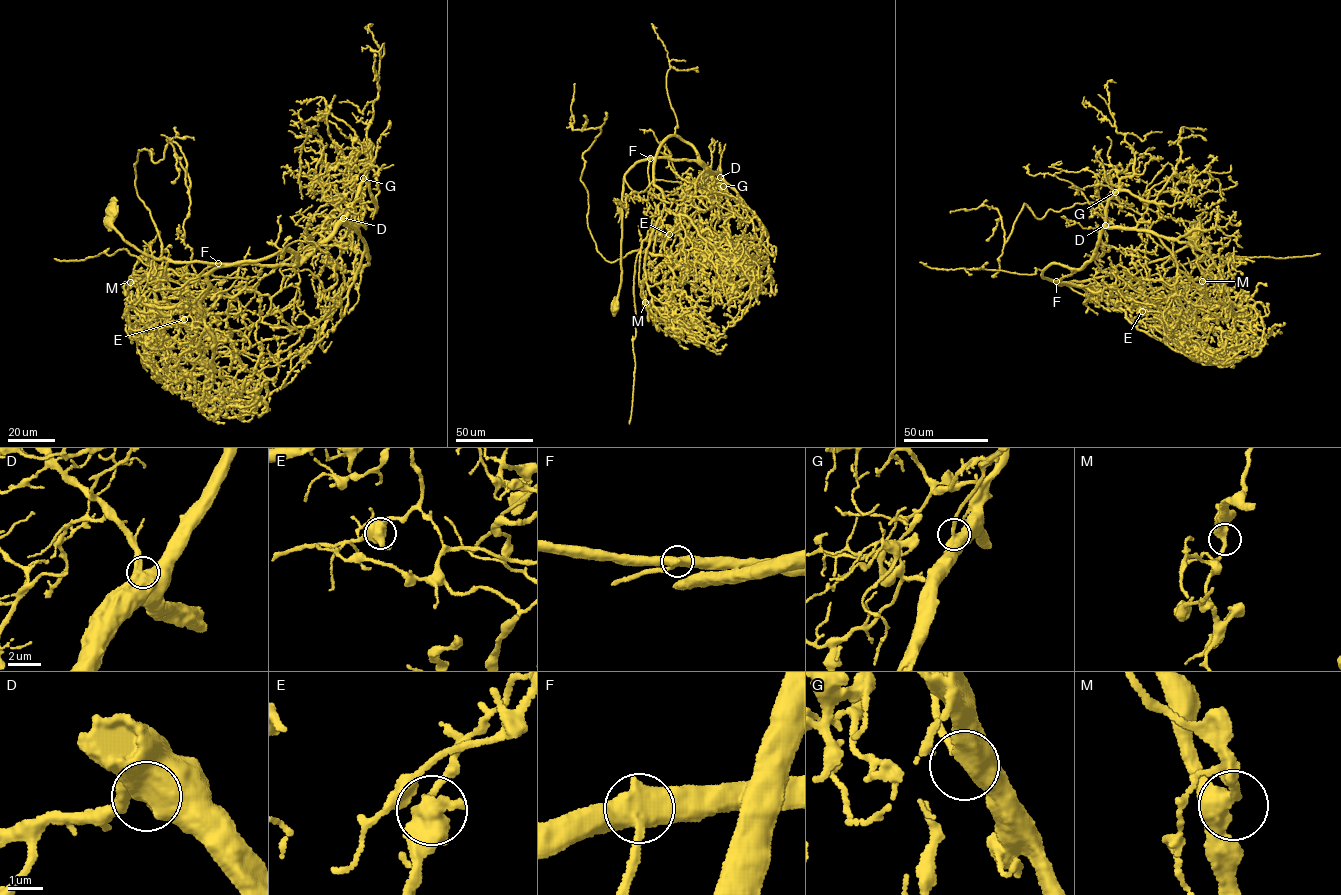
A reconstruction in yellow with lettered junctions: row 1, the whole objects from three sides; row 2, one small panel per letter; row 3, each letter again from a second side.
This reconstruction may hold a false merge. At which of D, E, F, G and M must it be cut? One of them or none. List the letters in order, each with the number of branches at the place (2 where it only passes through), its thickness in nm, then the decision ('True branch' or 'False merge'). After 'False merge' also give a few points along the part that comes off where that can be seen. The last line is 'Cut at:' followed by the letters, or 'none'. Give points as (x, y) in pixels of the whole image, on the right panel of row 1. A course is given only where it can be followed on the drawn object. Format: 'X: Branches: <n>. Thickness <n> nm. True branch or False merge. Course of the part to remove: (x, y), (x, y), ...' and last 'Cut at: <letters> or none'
D: Branches: 2. Thickness 600 nm. True branch
E: Branches: 2. Thickness 650 nm. False merge. Course of the part to remove: (1142, 312), (1161, 307), (1131, 209), (1041, 219), (1024, 204), (1005, 241), (995, 208), (950, 213)
F: Branches: 3. Thickness 600 nm. True branch
G: Branches: 2. Thickness 550 nm. True branch
M: Branches: 3. Thickness 440 nm. True branch
Cut at: E

